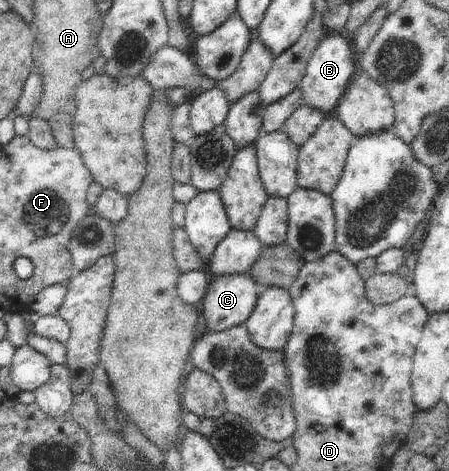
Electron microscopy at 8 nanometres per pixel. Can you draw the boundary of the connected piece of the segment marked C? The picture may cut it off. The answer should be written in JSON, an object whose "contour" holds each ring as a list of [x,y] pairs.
{"contour":[[[250,272],[211,278],[208,290],[200,304],[200,312],[207,322],[208,332],[224,332],[232,327],[244,324],[254,310],[260,294],[265,290],[253,278]]]}

